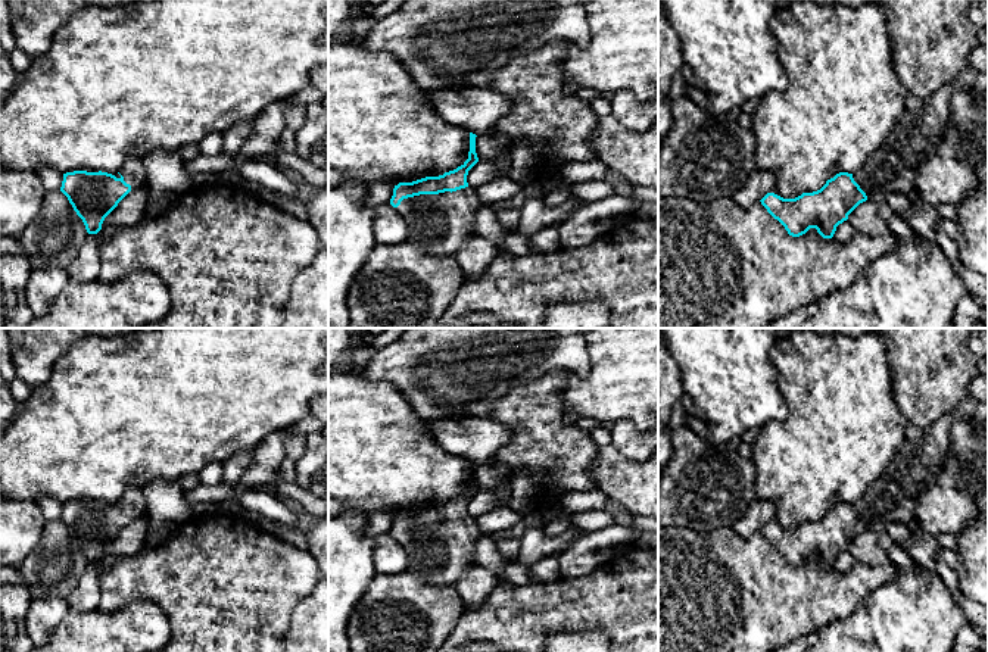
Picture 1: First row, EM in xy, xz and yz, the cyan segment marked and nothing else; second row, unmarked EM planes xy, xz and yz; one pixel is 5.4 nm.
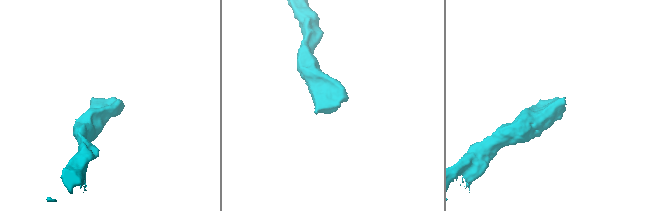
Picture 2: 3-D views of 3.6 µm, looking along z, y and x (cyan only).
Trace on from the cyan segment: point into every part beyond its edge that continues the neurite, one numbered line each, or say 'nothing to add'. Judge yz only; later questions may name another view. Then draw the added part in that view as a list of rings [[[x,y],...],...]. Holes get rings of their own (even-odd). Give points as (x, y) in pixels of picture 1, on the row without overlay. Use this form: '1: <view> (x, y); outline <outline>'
1: yz (894, 498); outline [[[964,397],[953,412],[932,424],[917,440],[906,440],[901,444],[883,475],[853,503],[867,530],[876,521],[911,522],[916,520],[919,499],[936,483],[944,468],[953,422],[972,418],[976,406],[975,399]]]

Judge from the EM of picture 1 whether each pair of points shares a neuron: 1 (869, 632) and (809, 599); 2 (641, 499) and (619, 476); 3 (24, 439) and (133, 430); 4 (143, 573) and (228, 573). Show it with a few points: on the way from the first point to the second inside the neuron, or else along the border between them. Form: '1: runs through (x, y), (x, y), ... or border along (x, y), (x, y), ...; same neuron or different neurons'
1: border along (867, 593), (848, 614), (812, 633); different neurons
2: runs through (636, 493), (625, 482); same neuron
3: runs through (50, 439), (74, 439), (90, 431), (106, 431); same neuron
4: runs through (164, 571), (208, 573); same neuron

